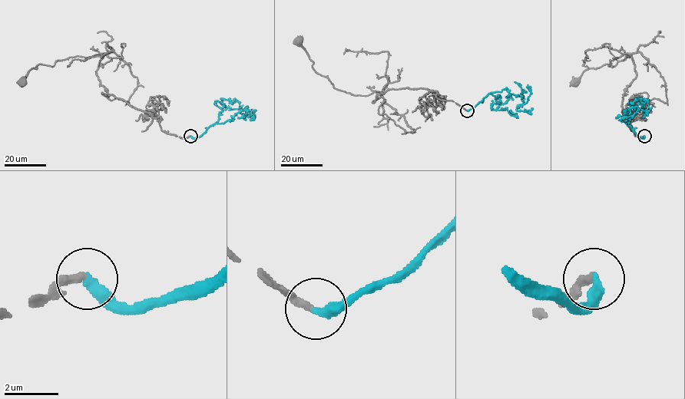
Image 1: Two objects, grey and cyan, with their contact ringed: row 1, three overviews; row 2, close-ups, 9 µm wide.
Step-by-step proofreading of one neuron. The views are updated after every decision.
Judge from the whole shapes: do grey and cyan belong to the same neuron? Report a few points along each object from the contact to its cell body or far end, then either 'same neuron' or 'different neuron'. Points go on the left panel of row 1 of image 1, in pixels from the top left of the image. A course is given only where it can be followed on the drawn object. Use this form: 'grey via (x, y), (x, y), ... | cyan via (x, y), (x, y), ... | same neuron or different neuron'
grey via (190, 136), (167, 134), (160, 117), (109, 95), (96, 70), (104, 54), (38, 64), (23, 82) | cyan via (190, 136), (197, 138), (212, 124), (231, 120), (246, 106), (240, 113), (249, 115), (256, 110) | same neuron

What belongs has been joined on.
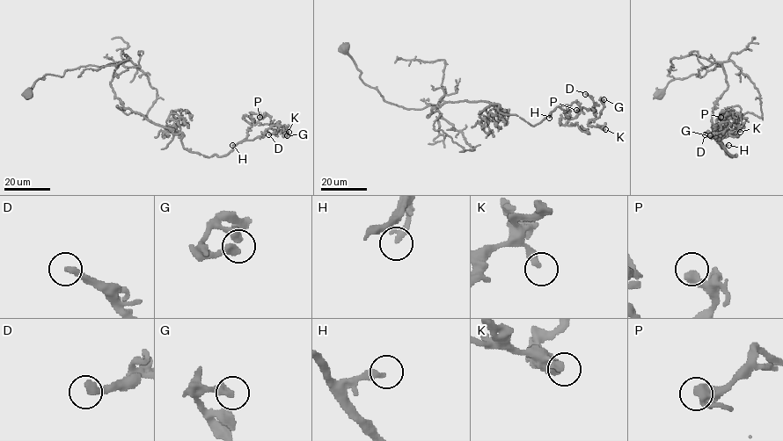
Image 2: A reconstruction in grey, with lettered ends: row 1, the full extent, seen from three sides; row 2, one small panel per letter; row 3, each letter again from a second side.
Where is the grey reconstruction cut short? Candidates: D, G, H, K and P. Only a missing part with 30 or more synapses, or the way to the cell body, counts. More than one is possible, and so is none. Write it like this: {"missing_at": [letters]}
{"missing_at": []}

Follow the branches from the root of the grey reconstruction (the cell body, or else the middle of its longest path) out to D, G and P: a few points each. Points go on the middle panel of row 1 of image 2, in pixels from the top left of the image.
D: (345, 48), (385, 101), (435, 105), (428, 117), (487, 101), (534, 126), (560, 105), (592, 109), (585, 94)
G: (345, 48), (385, 101), (435, 105), (428, 117), (487, 101), (534, 126), (573, 102), (596, 119), (603, 99)
P: (345, 48), (385, 101), (435, 105), (428, 117), (464, 100), (532, 126), (576, 110)

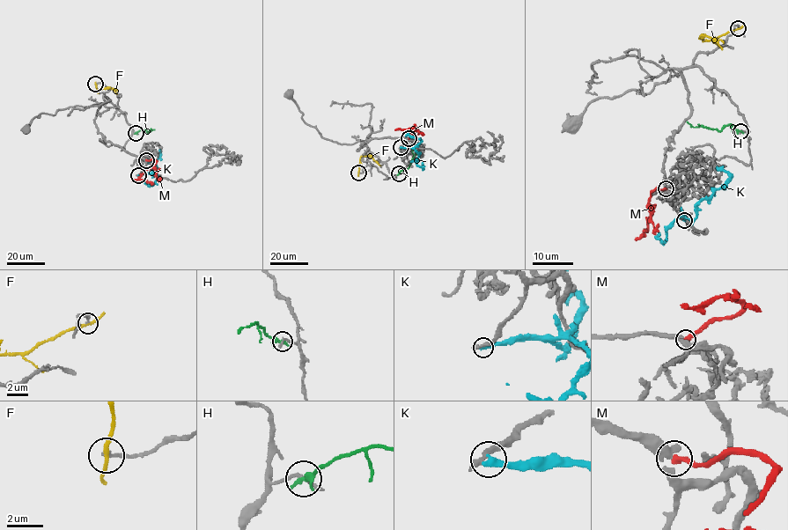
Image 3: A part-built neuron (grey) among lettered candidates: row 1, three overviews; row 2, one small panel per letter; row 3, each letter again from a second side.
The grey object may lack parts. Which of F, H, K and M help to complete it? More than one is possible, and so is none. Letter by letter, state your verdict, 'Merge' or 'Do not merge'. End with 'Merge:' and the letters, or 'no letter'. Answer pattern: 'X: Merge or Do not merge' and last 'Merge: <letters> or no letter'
F: Do not merge
H: Do not merge
K: Do not merge
M: Do not merge
Merge: no letter

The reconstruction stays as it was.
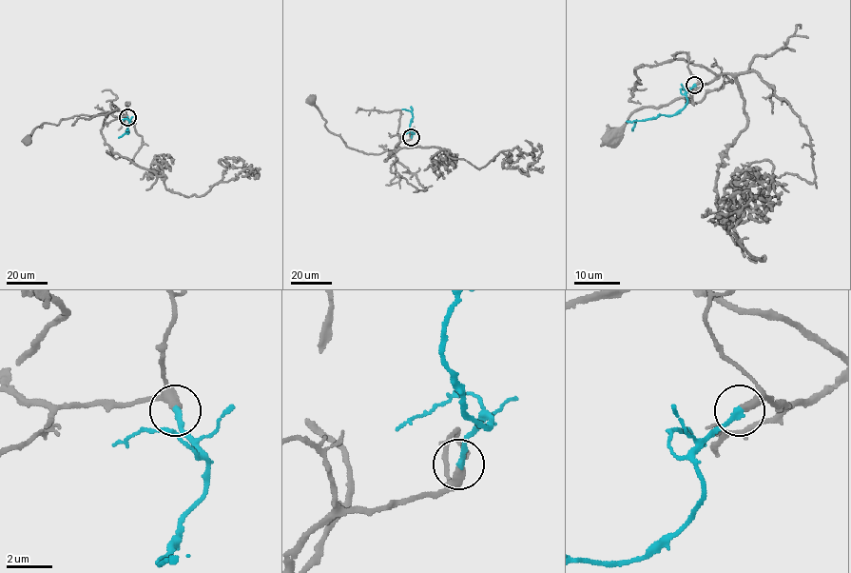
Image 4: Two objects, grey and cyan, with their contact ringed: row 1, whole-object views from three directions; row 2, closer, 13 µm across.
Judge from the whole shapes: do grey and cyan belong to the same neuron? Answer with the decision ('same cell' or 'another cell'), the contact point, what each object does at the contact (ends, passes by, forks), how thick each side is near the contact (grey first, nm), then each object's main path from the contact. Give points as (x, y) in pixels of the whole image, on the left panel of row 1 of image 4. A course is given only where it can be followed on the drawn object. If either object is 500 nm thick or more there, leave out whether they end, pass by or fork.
same cell; at (127, 117); grey ends there; cyan ends there; 400 nm thick on the grey side, 280 nm on the other; grey runs (127, 117), (114, 116), (108, 112), (73, 115), (56, 125), (43, 123), (33, 130), (28, 141); cyan runs (127, 117), (129, 125), (125, 130), (128, 132), (118, 137)

